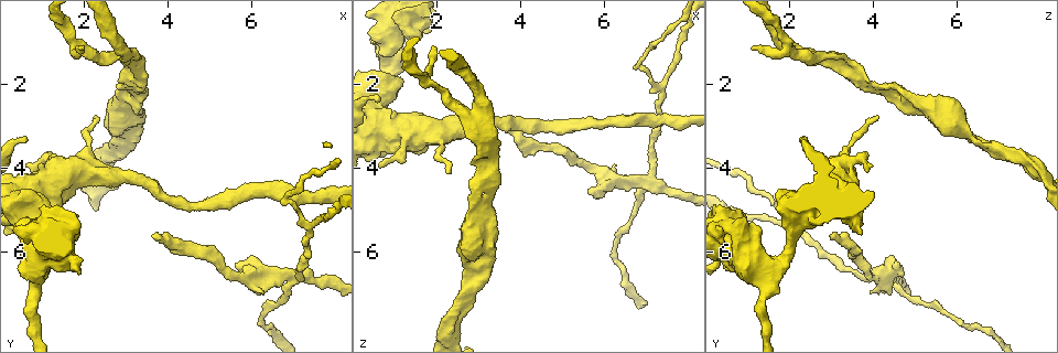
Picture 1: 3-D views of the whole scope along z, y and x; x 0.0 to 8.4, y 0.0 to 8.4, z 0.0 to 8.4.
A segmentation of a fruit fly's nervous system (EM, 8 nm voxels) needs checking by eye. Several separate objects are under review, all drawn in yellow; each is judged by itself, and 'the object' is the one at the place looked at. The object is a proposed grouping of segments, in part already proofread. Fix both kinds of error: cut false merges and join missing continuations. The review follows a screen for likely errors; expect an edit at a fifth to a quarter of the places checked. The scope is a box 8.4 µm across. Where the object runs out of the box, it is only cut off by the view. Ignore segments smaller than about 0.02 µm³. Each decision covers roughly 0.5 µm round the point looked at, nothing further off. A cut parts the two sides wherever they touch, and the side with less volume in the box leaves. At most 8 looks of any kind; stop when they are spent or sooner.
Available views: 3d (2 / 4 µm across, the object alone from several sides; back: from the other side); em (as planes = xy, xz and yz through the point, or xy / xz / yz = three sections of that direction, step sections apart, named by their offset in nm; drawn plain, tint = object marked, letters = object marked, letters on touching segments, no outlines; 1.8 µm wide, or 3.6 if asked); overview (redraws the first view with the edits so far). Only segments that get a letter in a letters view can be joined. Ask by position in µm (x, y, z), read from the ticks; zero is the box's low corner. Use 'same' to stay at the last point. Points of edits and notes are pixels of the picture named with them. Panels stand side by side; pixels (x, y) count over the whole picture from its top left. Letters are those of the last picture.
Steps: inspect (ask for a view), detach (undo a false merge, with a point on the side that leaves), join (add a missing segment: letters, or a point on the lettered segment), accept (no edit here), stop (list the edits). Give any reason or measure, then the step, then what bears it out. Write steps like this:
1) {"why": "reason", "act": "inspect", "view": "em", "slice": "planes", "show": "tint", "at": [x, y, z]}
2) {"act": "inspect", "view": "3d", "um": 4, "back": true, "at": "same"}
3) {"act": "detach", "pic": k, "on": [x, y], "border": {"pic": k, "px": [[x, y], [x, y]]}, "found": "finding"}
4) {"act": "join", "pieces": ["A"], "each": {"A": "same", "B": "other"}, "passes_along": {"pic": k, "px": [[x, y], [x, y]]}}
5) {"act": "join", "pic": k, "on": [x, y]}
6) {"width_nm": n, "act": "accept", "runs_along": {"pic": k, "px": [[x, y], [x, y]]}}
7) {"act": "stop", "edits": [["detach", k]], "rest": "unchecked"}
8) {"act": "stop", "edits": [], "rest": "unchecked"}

{"why": "end of a long branch", "act": "inspect", "view": "3d", "um": 4, "at": [3.60, 5.55, 3.10]}

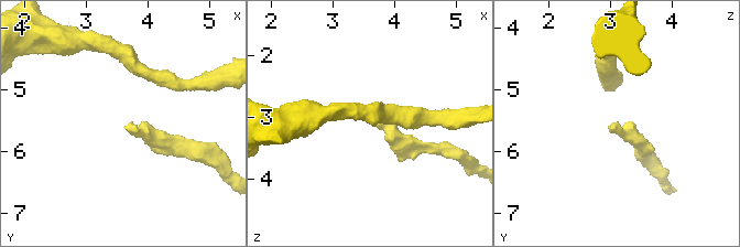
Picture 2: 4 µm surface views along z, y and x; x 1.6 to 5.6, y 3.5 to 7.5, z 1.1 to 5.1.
{"act": "inspect", "view": "em", "slice": "planes", "show": "letters", "at": [3.60, 5.60, 3.05]}

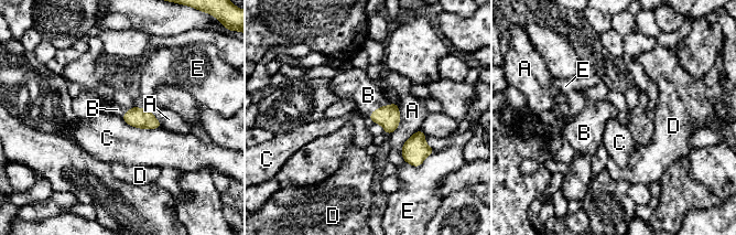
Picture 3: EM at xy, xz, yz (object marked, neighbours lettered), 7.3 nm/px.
{"act": "join", "pieces": ["B"], "each": {"A": "other", "B": "same", "C": "other", "D": "other", "E": "other"}, "passes_along": {"pic": 3, "px": [[388, 116], [380, 107], [368, 95]]}, "found": "it goes on there"}

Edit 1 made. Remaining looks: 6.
{"act": "inspect", "view": "overview"}

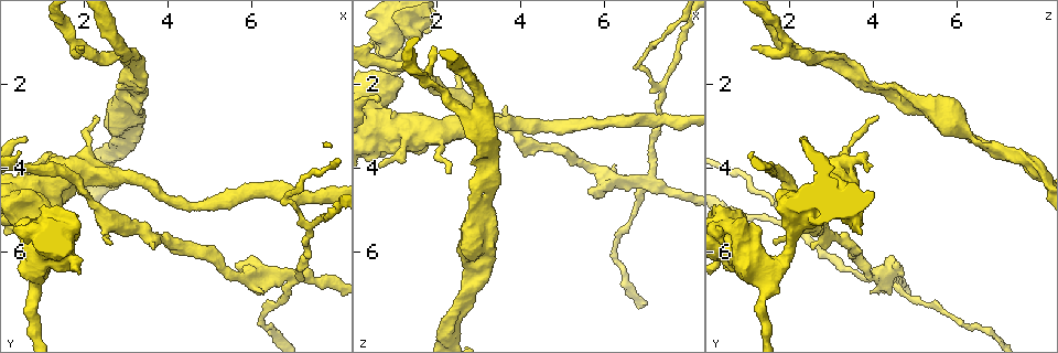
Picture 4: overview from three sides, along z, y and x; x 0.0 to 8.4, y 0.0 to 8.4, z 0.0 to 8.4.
{"why": "abrupt turn", "act": "inspect", "view": "3d", "um": 2, "at": [7.00, 6.50, 4.30]}

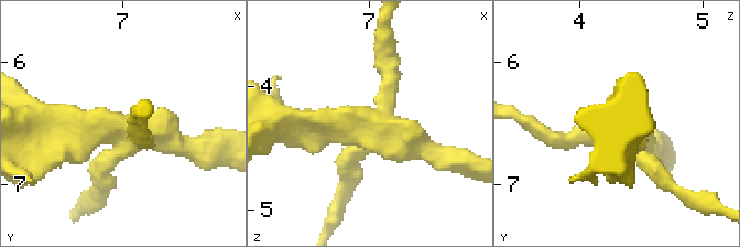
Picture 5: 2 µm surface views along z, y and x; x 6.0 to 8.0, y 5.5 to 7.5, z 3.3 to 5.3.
{"arms": 4, "why": "need the tissue", "act": "inspect", "view": "em", "slice": "planes", "show": "letters", "at": [6.92, 6.56, 4.34]}

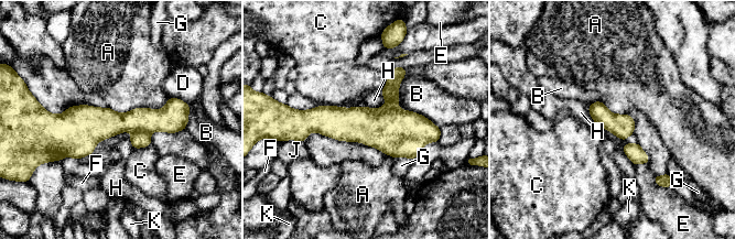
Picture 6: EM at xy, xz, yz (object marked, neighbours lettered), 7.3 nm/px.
{"width_nm": 170, "act": "detach", "pic": 6, "on": [138, 139], "each": {"A": "other", "B": "other", "C": "other", "D": "other", "E": "other", "F": "other", "G": "other", "H": "other", "J": "other", "K": "other"}, "border": {"pic": 6, "px": [[132, 131], [146, 131], [149, 133]]}, "found": "a second neuron is stuck on"}

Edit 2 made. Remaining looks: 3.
{"why": "see it whole again", "act": "inspect", "view": "overview"}

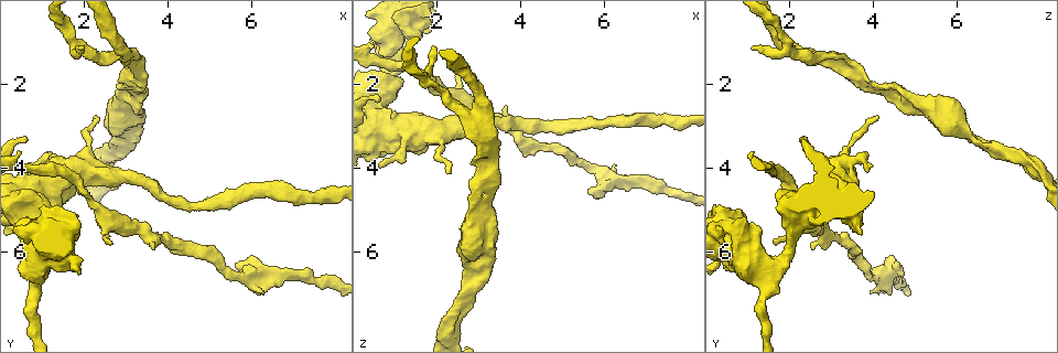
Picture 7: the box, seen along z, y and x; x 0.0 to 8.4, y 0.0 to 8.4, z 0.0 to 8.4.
{"why": "thin neck", "act": "inspect", "view": "em", "slice": "planes", "show": "letters", "at": [3.15, 1.45, 2.85]}

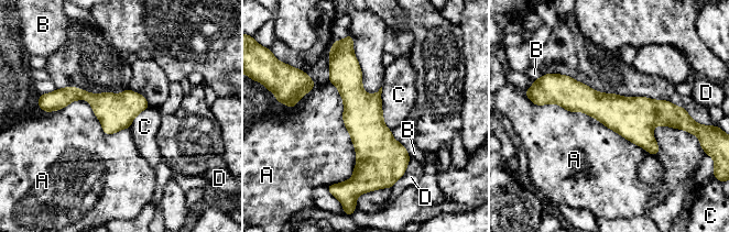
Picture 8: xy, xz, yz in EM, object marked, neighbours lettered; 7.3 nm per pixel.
{"act": "accept", "each": {"A": "other", "B": "other", "C": "other", "D": "other"}, "runs_along": {"pic": 8, "px": [[349, 52], [365, 121], [360, 181]]}, "found": "one neuron here"}

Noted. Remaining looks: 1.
{"act": "stop", "edits": [["join", 3], ["detach", 6]], "rest": "unchecked"}

